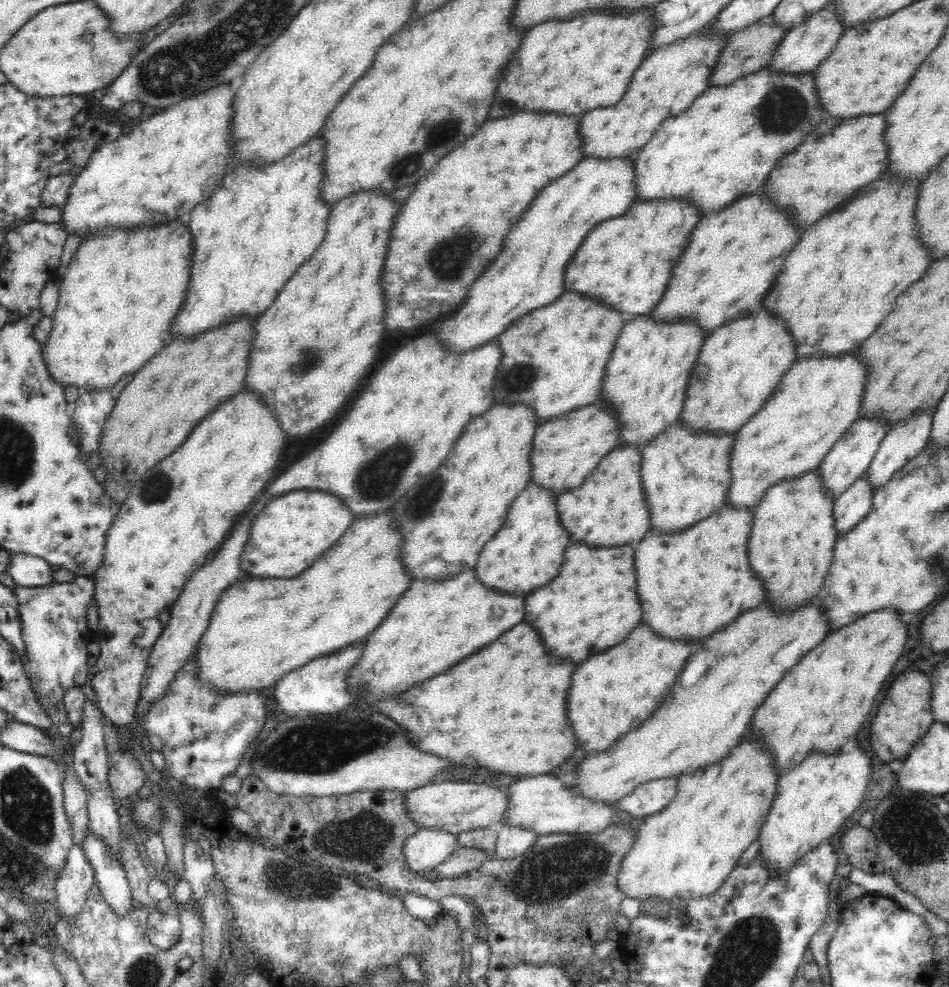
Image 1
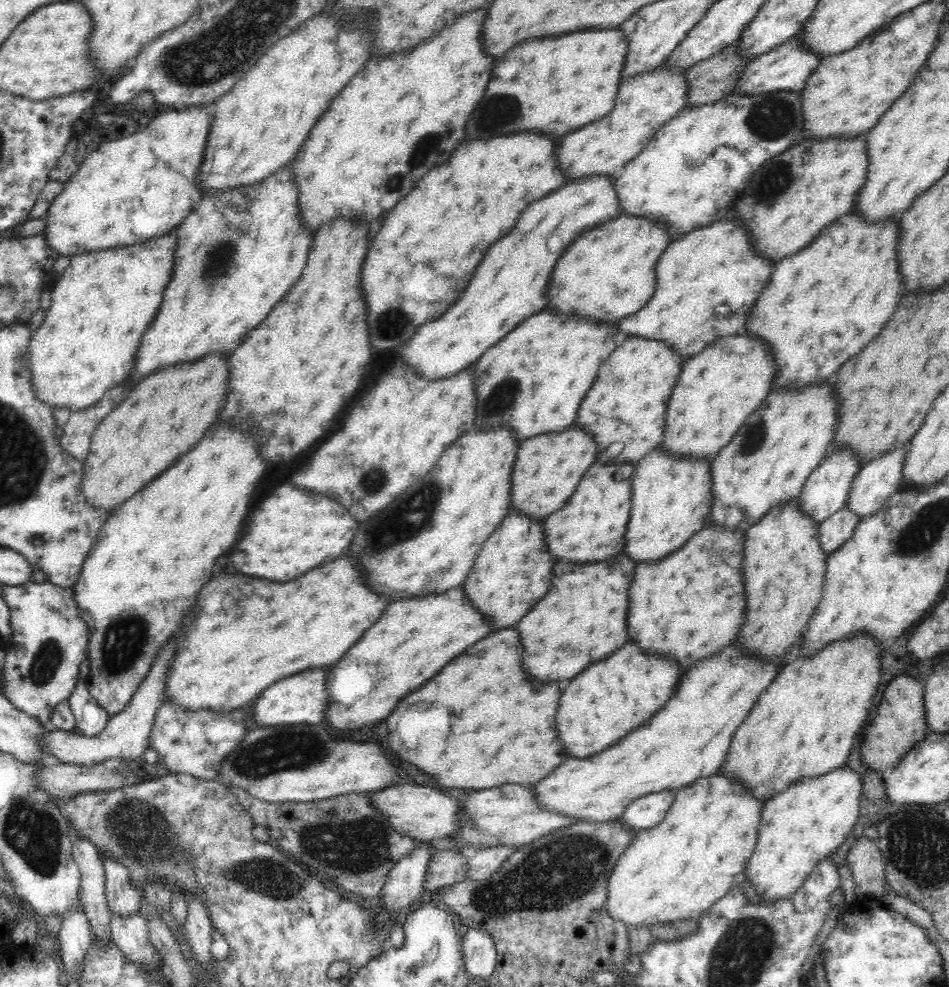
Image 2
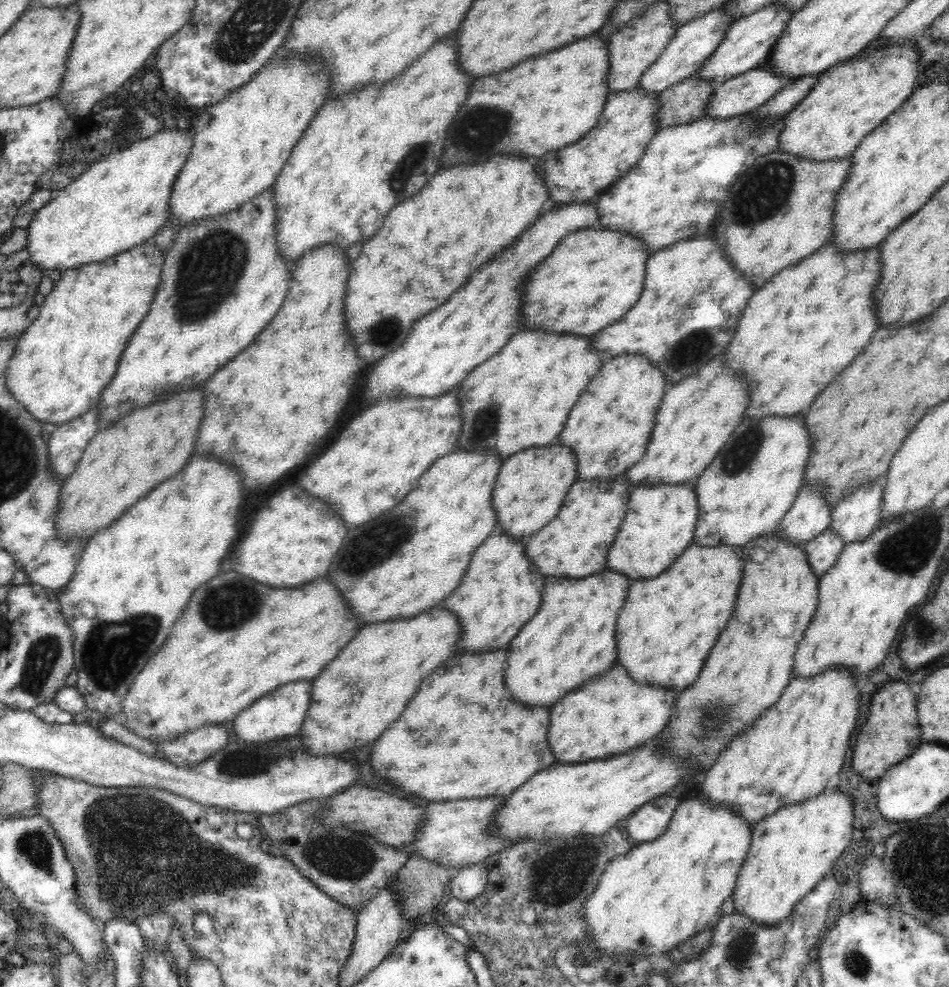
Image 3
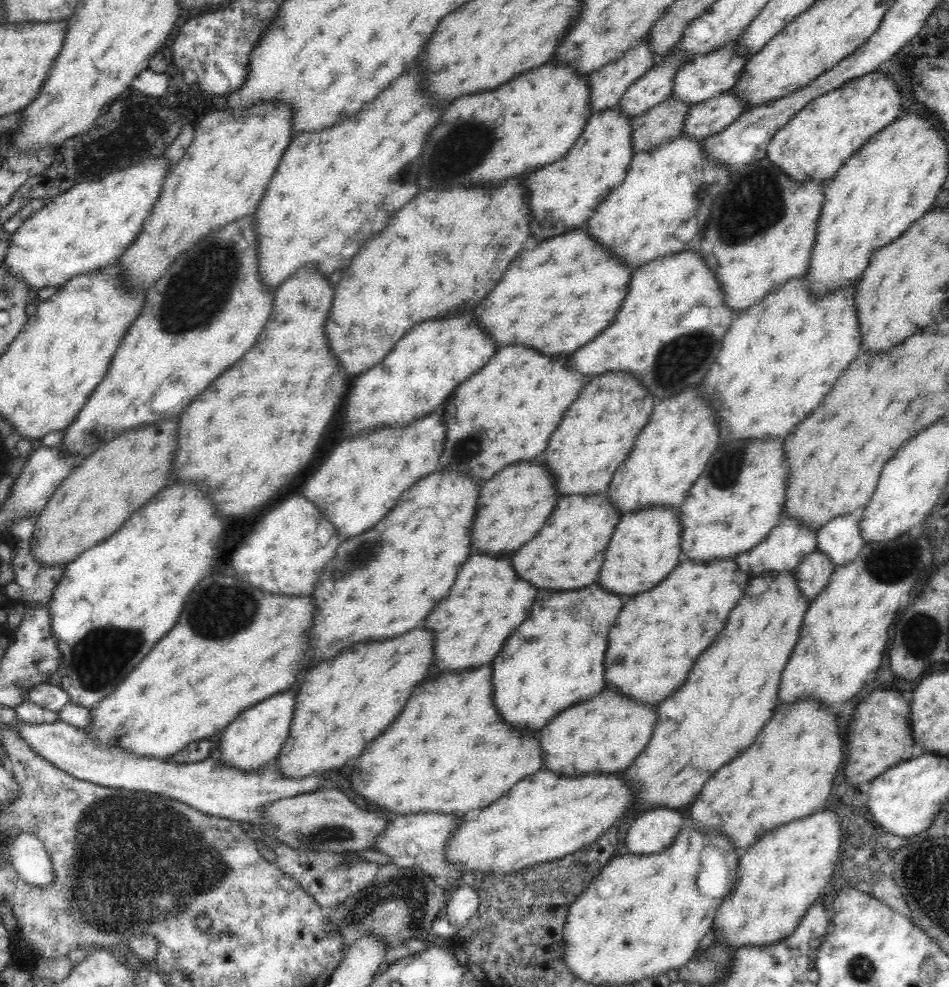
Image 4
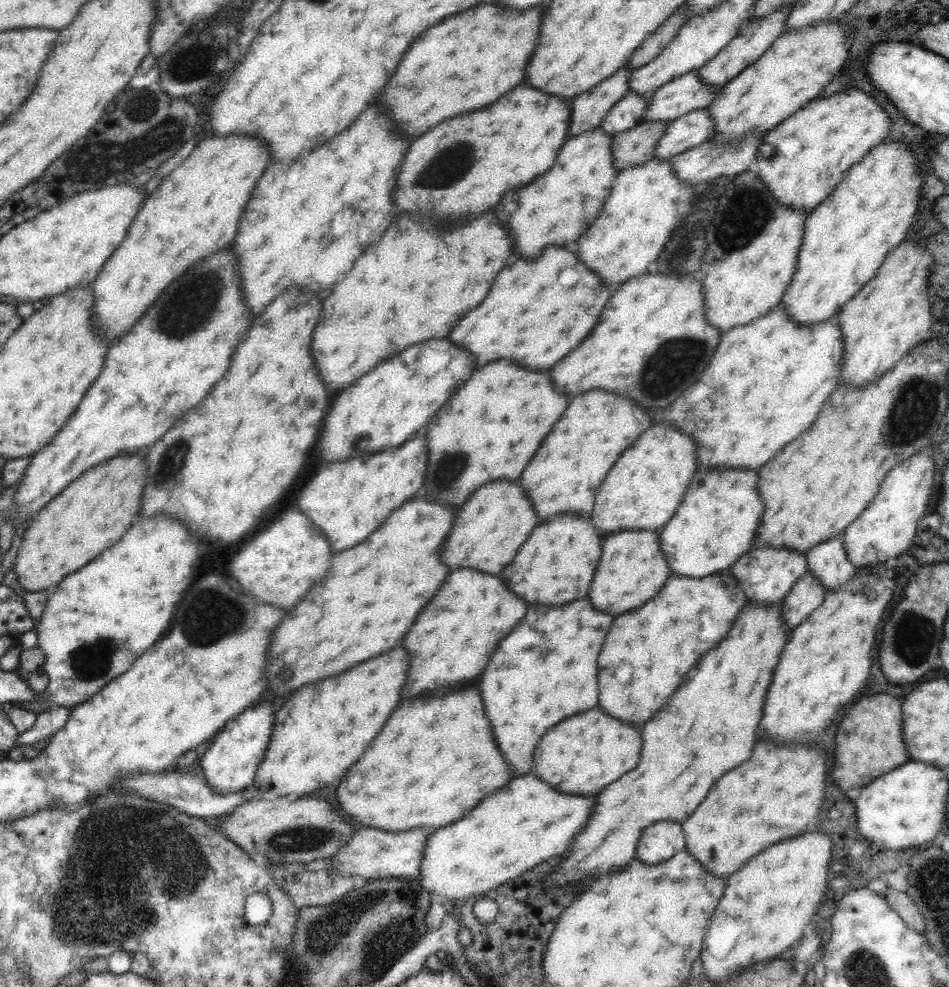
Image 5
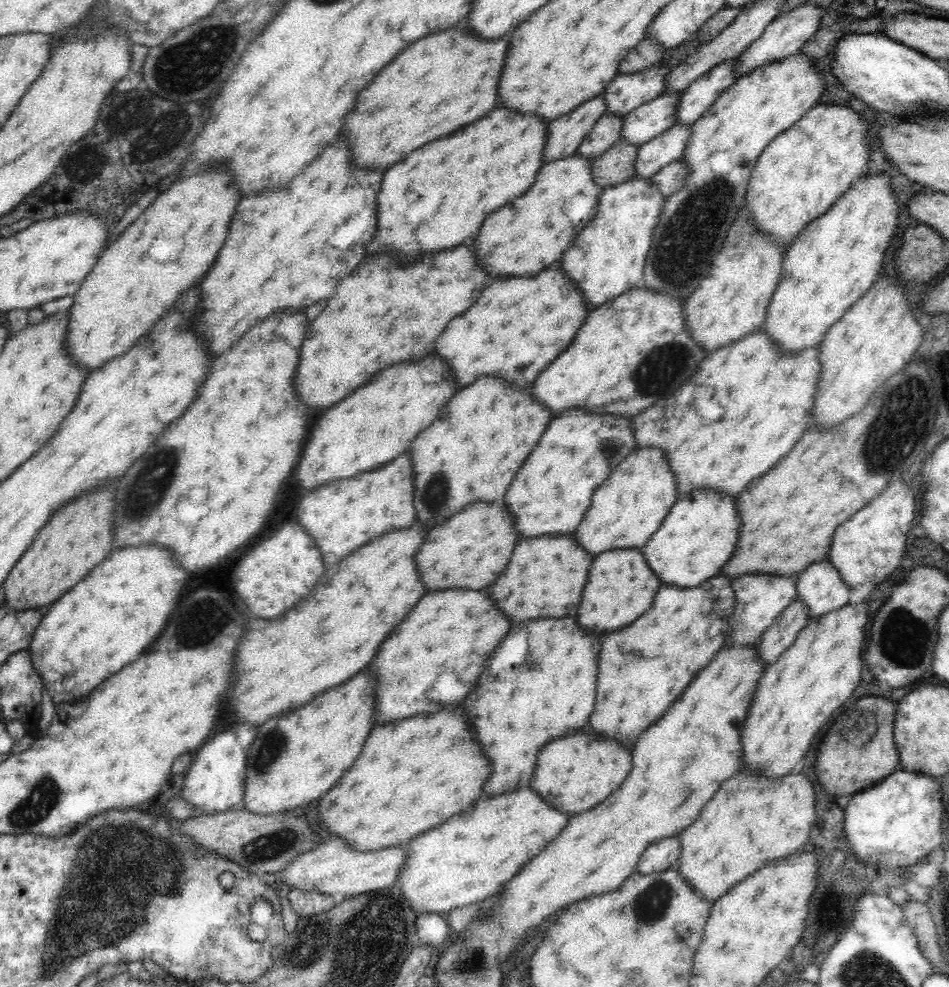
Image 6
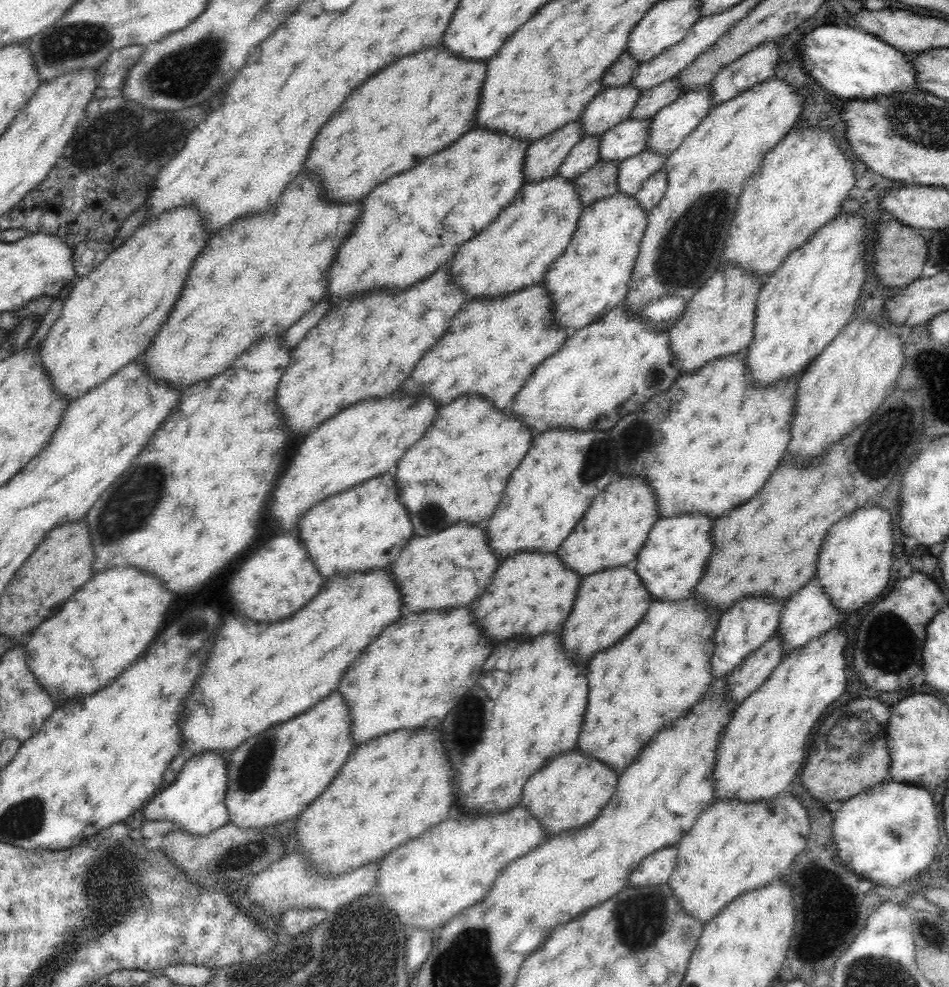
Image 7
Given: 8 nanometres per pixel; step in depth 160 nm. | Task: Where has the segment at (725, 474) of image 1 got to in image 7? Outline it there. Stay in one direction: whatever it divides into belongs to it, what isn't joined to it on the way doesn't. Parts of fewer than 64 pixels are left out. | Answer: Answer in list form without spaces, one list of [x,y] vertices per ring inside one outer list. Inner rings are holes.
[[[614,568],[586,576],[580,582],[580,590],[576,594],[570,618],[564,622],[566,628],[562,628],[560,638],[564,650],[574,658],[582,658],[576,662],[586,664],[596,652],[620,642],[644,618],[650,602],[652,600],[648,598],[648,592],[642,587],[640,577],[636,576],[634,570]]]

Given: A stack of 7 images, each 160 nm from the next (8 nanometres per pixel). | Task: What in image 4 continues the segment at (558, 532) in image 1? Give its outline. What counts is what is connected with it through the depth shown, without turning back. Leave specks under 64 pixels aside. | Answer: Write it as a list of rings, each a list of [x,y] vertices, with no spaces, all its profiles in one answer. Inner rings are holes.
[[[482,554],[470,556],[458,570],[450,592],[432,608],[424,626],[434,632],[434,662],[430,670],[454,672],[486,666],[502,650],[506,638],[528,618],[536,590],[516,578],[508,558],[494,560]]]

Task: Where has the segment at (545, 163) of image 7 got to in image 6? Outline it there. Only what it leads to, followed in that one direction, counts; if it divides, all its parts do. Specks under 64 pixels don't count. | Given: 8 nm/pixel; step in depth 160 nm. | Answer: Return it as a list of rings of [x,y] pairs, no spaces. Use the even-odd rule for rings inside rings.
[[[601,95],[581,104],[567,115],[550,123],[544,136],[541,164],[572,156],[596,121],[606,112],[606,103]]]

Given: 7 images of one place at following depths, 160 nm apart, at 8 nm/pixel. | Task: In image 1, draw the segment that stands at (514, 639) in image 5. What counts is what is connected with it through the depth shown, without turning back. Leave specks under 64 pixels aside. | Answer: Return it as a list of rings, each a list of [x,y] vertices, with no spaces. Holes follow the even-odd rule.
[[[574,542],[566,548],[564,562],[556,580],[526,598],[524,622],[540,632],[550,656],[580,664],[592,654],[620,644],[640,622],[634,550],[630,546],[588,548],[588,544]]]

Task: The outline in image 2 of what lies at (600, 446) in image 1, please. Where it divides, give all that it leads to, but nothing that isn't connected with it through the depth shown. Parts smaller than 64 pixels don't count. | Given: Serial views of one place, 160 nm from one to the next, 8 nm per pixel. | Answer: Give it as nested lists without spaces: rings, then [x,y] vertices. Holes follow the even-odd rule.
[[[570,428],[564,432],[536,436],[532,440],[523,440],[518,446],[516,460],[510,472],[509,510],[524,514],[528,518],[546,520],[552,512],[560,510],[570,499],[576,484],[582,475],[595,463],[596,443],[592,436],[580,428]]]

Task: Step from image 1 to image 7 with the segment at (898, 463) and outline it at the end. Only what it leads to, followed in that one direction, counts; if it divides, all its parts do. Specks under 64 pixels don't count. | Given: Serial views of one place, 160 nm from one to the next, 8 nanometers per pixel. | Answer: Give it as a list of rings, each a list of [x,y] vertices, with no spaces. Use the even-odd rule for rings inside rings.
[[[812,579],[808,586],[804,586],[800,592],[796,592],[796,596],[792,596],[792,600],[788,600],[786,606],[780,610],[776,637],[780,639],[782,658],[806,647],[812,640],[826,636],[840,618],[844,618],[844,616],[840,616],[838,609],[832,607],[828,595],[824,595],[824,589],[820,589],[820,583],[816,582],[816,579]]]

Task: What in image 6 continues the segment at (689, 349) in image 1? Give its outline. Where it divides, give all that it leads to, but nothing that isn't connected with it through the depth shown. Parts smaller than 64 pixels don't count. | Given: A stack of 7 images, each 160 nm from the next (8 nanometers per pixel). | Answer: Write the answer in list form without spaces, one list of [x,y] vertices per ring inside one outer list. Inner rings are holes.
[[[572,410],[552,420],[504,496],[514,528],[520,532],[518,538],[572,534],[582,522],[594,492],[634,451],[634,444],[628,418]]]

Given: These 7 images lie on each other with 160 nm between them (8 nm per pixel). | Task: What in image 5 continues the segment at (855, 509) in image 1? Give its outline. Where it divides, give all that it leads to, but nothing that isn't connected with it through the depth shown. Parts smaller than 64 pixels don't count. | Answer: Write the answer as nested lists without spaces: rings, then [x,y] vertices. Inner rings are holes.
[[[806,572],[798,580],[798,584],[792,586],[792,592],[788,592],[781,604],[782,623],[786,624],[788,630],[794,630],[816,607],[823,603],[824,599],[824,587],[818,583],[816,577],[812,577],[812,573]]]

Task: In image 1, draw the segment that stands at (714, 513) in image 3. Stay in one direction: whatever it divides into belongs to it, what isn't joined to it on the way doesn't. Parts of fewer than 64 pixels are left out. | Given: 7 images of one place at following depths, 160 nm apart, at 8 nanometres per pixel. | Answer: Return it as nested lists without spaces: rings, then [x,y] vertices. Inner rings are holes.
[[[852,353],[842,355],[842,358],[818,356],[793,363],[764,406],[752,416],[750,422],[734,434],[732,448],[728,452],[729,490],[724,497],[725,502],[728,500],[728,506],[736,510],[756,510],[768,488],[779,482],[801,477],[807,472],[816,471],[832,445],[858,418],[860,400],[864,392],[864,376],[864,366]]]

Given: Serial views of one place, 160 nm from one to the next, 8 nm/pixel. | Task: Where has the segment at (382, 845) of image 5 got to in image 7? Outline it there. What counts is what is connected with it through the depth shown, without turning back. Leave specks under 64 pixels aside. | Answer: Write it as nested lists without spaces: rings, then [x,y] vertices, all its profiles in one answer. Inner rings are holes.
[[[290,854],[270,864],[262,872],[251,876],[242,896],[248,897],[248,904],[256,910],[268,913],[269,917],[284,915],[288,910],[323,910],[336,912],[343,906],[352,903],[357,896],[372,892],[377,882],[377,869],[380,860],[358,868],[354,872],[336,878],[315,876],[301,854]]]

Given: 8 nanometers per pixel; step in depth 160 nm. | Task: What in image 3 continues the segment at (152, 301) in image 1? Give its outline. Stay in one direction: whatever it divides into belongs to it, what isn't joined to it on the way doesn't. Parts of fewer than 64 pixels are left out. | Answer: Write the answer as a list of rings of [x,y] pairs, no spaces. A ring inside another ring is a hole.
[[[149,241],[101,263],[80,265],[61,273],[51,292],[40,305],[39,314],[18,337],[13,356],[5,369],[6,389],[13,400],[41,424],[60,426],[96,406],[104,388],[116,373],[120,356],[132,333],[148,314],[164,254]]]

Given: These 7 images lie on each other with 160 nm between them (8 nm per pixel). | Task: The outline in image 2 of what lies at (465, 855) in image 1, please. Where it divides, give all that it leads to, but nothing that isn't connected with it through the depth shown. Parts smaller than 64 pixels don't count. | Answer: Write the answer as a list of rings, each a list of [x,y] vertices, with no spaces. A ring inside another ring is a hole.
[[[451,850],[434,851],[428,862],[421,894],[435,894],[441,887],[450,887],[466,878],[466,858]]]

